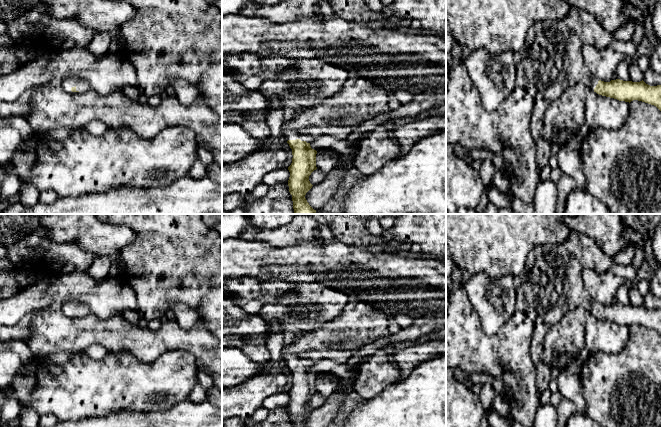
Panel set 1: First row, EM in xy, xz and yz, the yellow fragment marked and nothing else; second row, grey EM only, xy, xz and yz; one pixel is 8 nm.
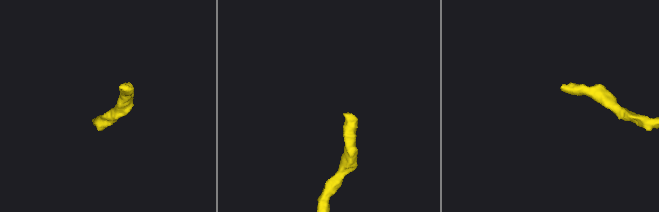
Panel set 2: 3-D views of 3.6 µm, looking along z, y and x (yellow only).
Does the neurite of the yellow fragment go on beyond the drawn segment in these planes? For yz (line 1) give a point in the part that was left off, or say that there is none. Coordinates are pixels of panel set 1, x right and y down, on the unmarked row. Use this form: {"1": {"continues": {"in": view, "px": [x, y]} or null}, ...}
{"1": {"continues": {"in": "yz", "px": [551, 284]}}}

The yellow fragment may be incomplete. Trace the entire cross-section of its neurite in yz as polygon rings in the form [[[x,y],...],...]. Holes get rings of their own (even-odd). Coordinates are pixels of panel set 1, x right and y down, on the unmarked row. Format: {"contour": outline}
{"contour": [[[570,230],[564,242],[539,245],[529,253],[525,270],[515,276],[516,309],[531,316],[536,324],[552,325],[566,312],[583,307],[587,313],[599,319],[629,327],[633,324],[642,325],[656,330],[661,335],[661,309],[650,310],[643,304],[632,306],[616,303],[604,306],[595,302],[586,292],[582,282],[582,270],[592,269],[604,273],[613,265],[612,258],[605,255],[591,238]]]}

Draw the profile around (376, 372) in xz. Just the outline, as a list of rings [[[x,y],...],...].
[[[374,353],[363,361],[352,387],[354,396],[368,400],[378,396],[400,378],[399,367],[388,355]]]

